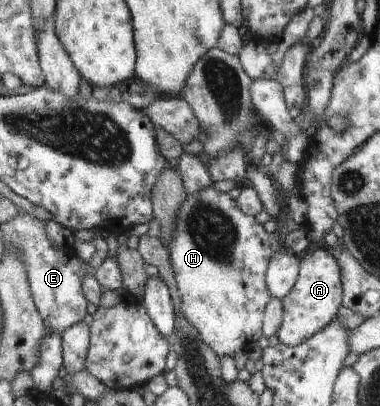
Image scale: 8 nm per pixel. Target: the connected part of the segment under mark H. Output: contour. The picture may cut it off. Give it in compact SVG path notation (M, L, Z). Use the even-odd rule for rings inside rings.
M213 183L204 189L198 190L195 195L187 194L182 200L177 214L175 215L175 222L173 230L171 231L171 238L167 243L167 251L169 253L170 263L174 272L174 279L181 295L181 311L184 317L195 327L198 331L202 341L210 346L219 357L234 356L234 353L243 350L249 350L256 346L256 341L263 335L263 313L266 305L270 301L271 295L268 291L265 282L265 273L272 257L272 250L270 250L270 242L268 241L269 233L264 230L264 226L256 220L254 216L246 215L239 207L238 204L230 198L228 193L216 190Z

